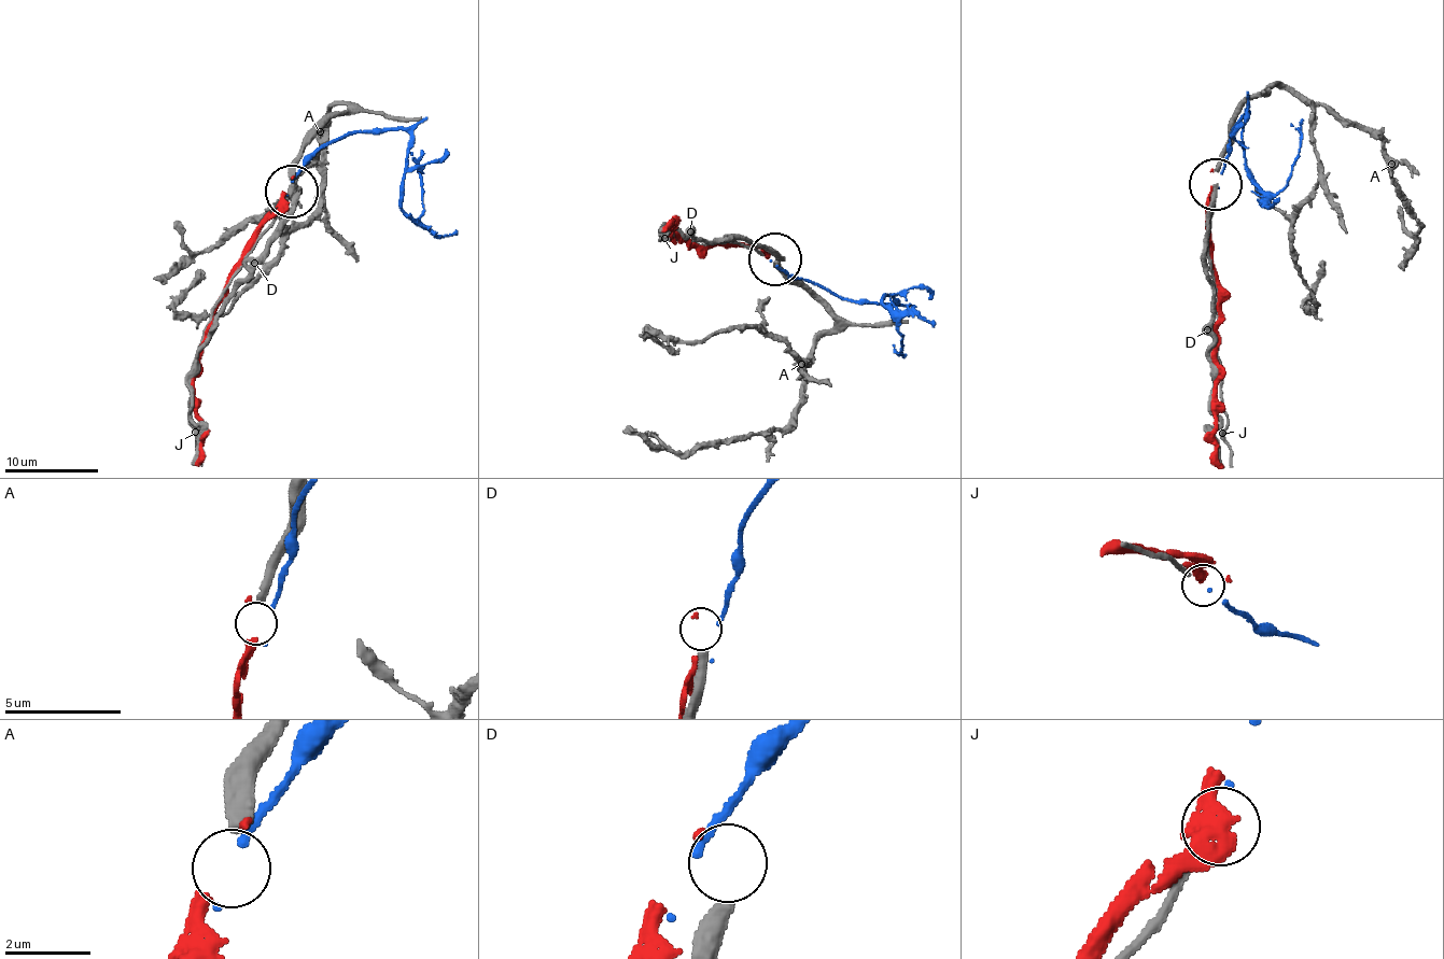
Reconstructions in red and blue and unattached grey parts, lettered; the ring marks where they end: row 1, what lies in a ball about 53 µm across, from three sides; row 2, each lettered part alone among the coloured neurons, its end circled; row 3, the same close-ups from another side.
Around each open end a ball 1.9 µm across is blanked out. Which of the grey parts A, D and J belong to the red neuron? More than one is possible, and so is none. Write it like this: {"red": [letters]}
{"red": ["A"]}

